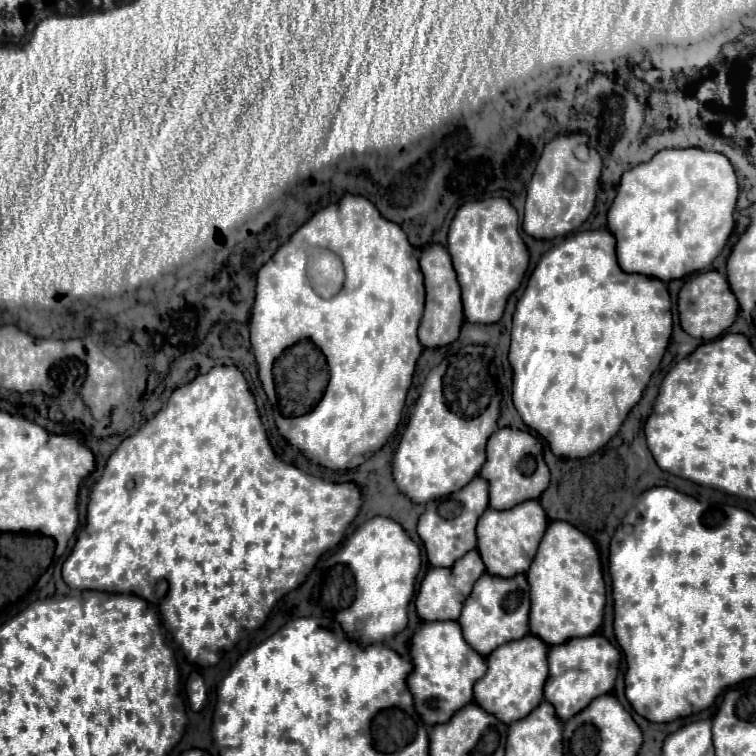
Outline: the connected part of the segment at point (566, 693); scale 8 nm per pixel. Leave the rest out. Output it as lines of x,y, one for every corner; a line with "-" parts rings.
592,634
552,646
548,652
548,666
550,676
544,686
544,698
548,698
552,706
556,706
556,714
560,714
560,720
568,720
572,718
572,714
584,710
584,706
588,706
594,698
612,690
620,670
620,652
602,634

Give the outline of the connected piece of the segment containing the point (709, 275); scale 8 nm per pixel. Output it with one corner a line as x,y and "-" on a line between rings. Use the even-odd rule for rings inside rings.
718,270
700,272
700,274
692,276
682,286
680,296
678,296
678,310
680,310
680,324
682,324
682,328
690,336
702,338
702,340
714,340
722,332
726,332
732,326
732,322
736,320
738,308
740,308
738,300
732,294
726,276
720,274

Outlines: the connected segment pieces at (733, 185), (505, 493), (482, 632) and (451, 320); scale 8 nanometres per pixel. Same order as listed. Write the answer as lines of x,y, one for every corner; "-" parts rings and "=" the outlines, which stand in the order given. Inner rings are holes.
664,148
660,150
650,162
638,164
632,170
626,170
622,174
620,186
618,186
618,194
614,198
612,208
608,210
608,228
616,234
618,246
616,246
616,254
618,254
618,262
620,268
624,272
636,272
636,274
648,274
648,276
658,276
660,280
672,280
672,278
682,278
690,272
700,272
706,270
712,260
722,252
722,248
726,246
732,230
734,230
734,210
736,210
736,200
738,200
738,182
736,182
736,174
732,168
732,162
720,154
720,152
708,152
702,148
=
504,426
488,438
486,454
488,460
484,462
480,476
490,484
490,508
512,508
528,498
540,498
540,494
548,488
550,470
544,462
544,448
530,432
=
484,572
476,580
472,594
468,596
468,602
464,602
464,610
458,622
462,626
466,642
482,656
488,656
492,650
496,650
496,646
524,638
524,634
528,634
528,614
530,614
530,586
526,574
502,578
=
428,244
420,256
420,268
424,274
424,286
426,286
426,310
424,310
420,330
418,330
418,338
422,346
426,348
446,346
458,338
460,326
464,322
460,286
458,286
456,272
454,272
448,250
442,244

